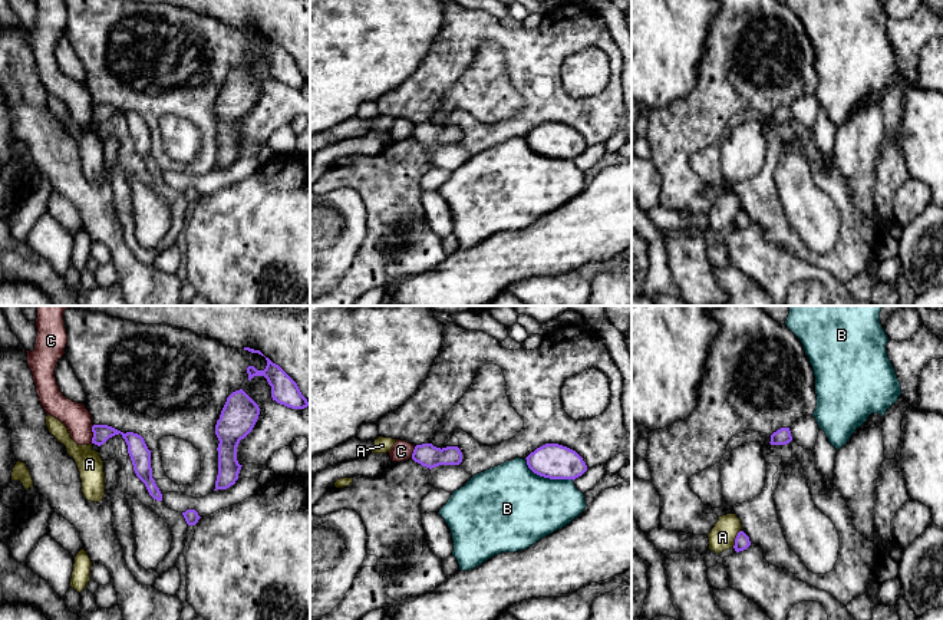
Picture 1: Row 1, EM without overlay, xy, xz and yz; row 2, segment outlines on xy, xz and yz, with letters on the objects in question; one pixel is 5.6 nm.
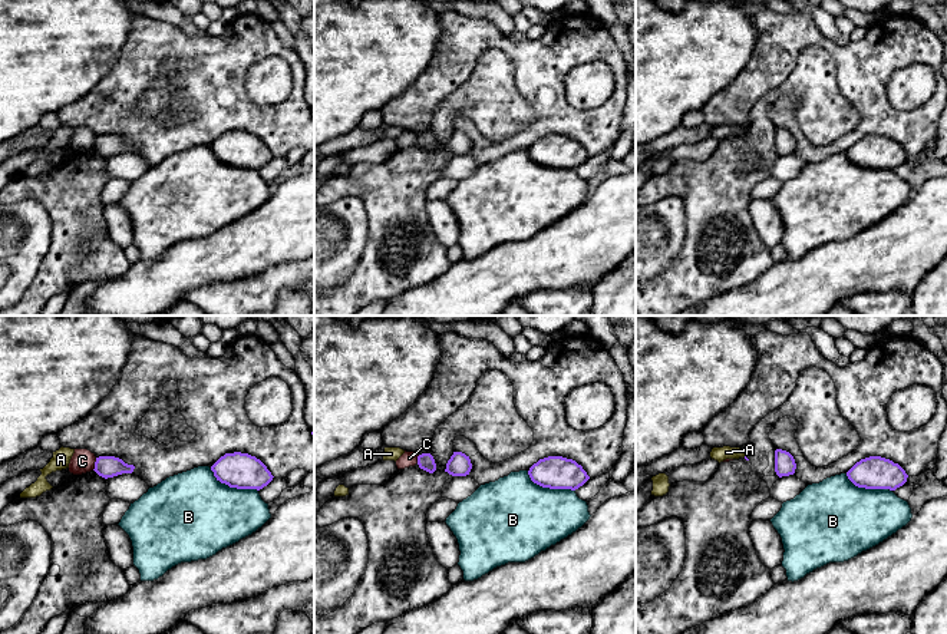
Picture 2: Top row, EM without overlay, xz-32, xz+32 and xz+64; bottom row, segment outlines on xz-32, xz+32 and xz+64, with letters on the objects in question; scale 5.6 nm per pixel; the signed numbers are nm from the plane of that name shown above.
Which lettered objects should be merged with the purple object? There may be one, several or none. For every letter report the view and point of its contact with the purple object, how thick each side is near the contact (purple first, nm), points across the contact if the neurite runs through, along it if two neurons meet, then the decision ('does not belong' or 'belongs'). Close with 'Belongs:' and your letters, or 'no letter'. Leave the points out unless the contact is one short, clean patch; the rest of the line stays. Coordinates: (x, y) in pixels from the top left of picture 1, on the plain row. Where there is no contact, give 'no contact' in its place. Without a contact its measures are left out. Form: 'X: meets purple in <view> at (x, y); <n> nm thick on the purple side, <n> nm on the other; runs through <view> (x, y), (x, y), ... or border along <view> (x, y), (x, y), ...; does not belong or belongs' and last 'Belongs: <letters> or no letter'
A: meets purple in yz at (735, 217); 80 nm thick on the purple side, 140 nm on the other; border along yz (741, 208), (732, 226); does not belong
B: meets purple in xz at (547, 155); 200 nm thick on the purple side, 440 nm on the other; does not belong
C: meets purple in xy at (94, 112); 100 nm thick on the purple side, 160 nm on the other; border along xy (94, 104), (91, 121); does not belong
Belongs: no letter

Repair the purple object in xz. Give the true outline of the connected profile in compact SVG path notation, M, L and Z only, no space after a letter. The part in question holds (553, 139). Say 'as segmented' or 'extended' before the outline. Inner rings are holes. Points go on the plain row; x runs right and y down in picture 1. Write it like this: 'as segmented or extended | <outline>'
as segmented | M545 122L525 138L534 152L550 158L574 159L587 149L586 141L576 129L558 122Z

